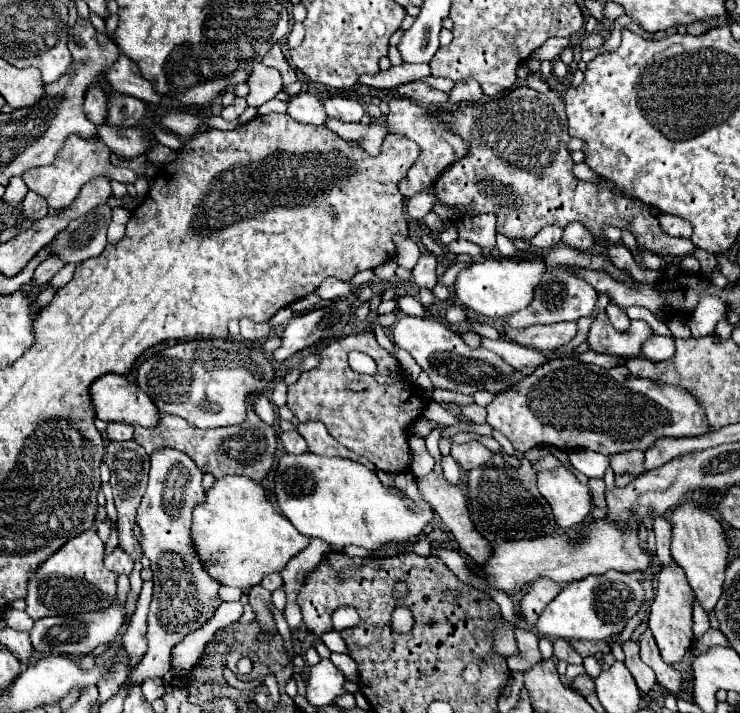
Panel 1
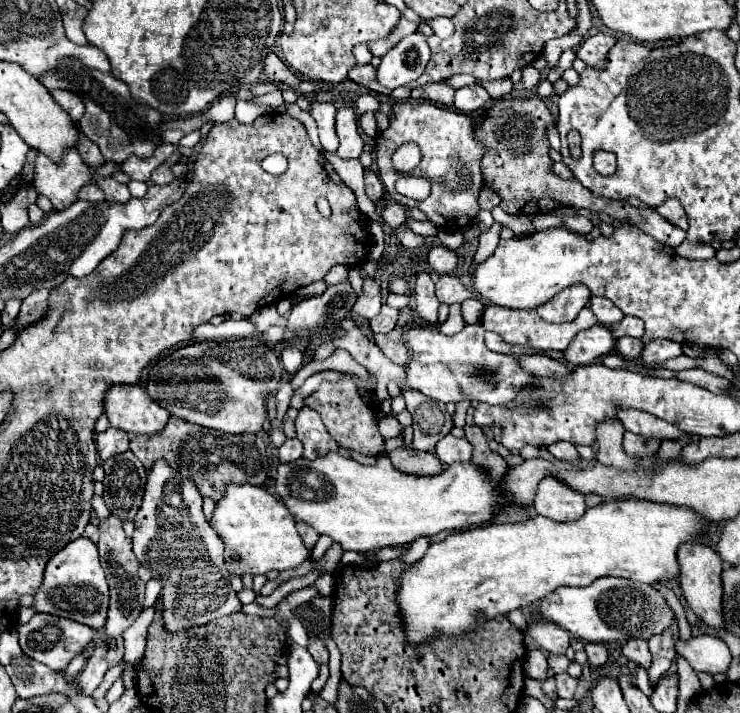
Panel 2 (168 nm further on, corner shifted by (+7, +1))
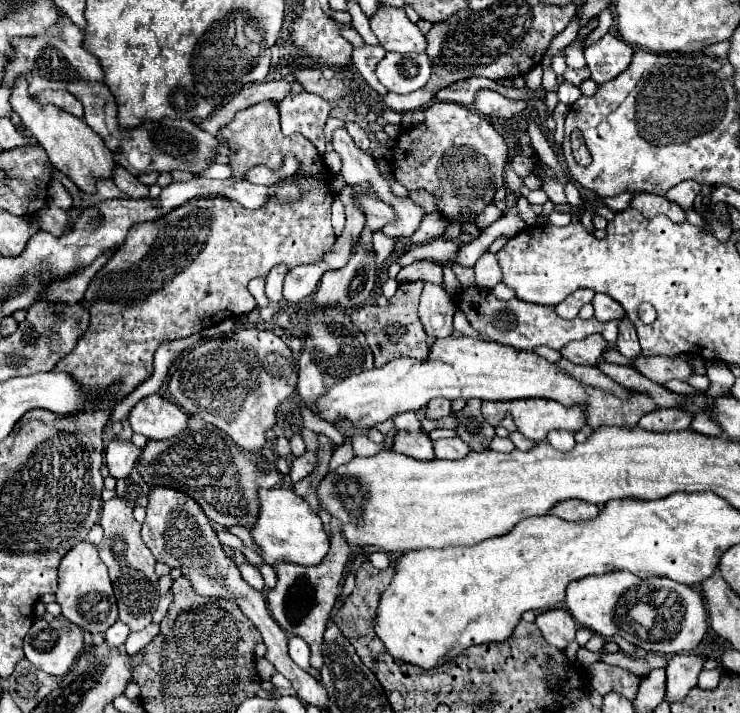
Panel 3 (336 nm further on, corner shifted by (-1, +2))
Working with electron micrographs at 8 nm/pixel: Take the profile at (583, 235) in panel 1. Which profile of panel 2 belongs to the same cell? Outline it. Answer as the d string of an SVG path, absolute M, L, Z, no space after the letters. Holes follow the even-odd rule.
M572 215L572 217L562 217L562 223L566 229L578 233L578 235L588 235L592 229L594 229L594 223L588 219L588 217L582 217L582 215Z

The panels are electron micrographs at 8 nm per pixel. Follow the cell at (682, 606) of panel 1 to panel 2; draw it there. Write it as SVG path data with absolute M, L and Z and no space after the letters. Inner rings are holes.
M676 623L672 625L672 629L668 629L666 633L662 635L656 635L648 641L650 645L650 653L652 653L652 665L648 669L648 679L650 679L650 685L654 687L658 683L658 679L670 669L674 657L676 657L676 651L674 651L674 641L672 637L678 635L678 627Z

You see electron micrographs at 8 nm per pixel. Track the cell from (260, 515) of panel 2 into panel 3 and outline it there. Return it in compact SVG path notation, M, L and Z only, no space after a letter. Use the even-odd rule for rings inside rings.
M270 488L258 490L258 516L250 526L250 536L260 548L260 556L266 564L274 566L276 562L292 562L300 566L316 566L328 554L328 536L322 528L322 520L312 514L306 500L294 494L288 488Z

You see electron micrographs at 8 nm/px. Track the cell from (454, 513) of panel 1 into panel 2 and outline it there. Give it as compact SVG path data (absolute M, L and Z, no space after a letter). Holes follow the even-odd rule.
M398 447L388 457L390 457L392 465L404 473L438 475L442 471L442 465L436 459L436 455L426 453L426 451L418 451L412 447Z

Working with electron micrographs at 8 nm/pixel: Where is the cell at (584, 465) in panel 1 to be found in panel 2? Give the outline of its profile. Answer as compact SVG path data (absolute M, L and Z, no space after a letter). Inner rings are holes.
M560 441L560 443L552 443L546 447L556 459L564 459L564 461L578 461L578 451L572 443L568 441Z

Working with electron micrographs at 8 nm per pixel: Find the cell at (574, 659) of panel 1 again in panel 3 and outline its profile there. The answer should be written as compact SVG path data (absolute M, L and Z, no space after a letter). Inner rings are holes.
M554 608L538 614L536 626L540 628L544 640L558 650L566 650L578 630L574 618L564 608Z

